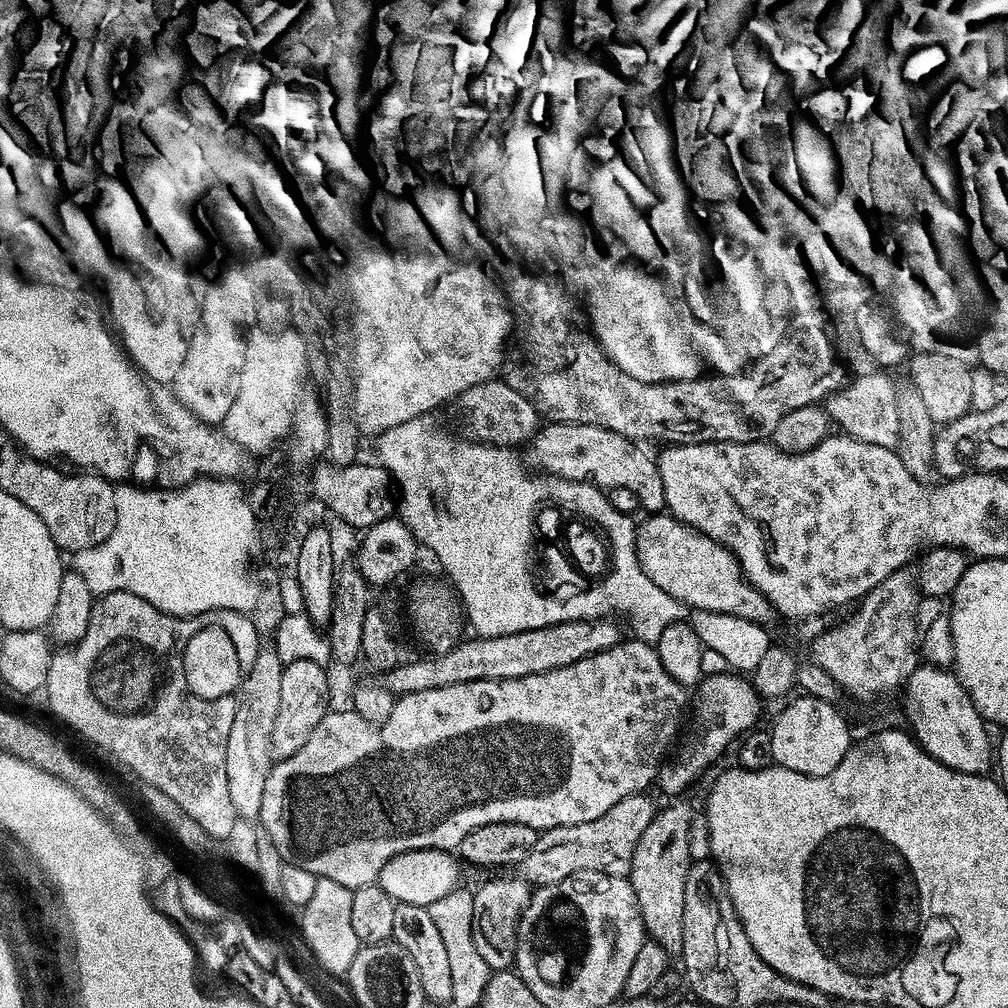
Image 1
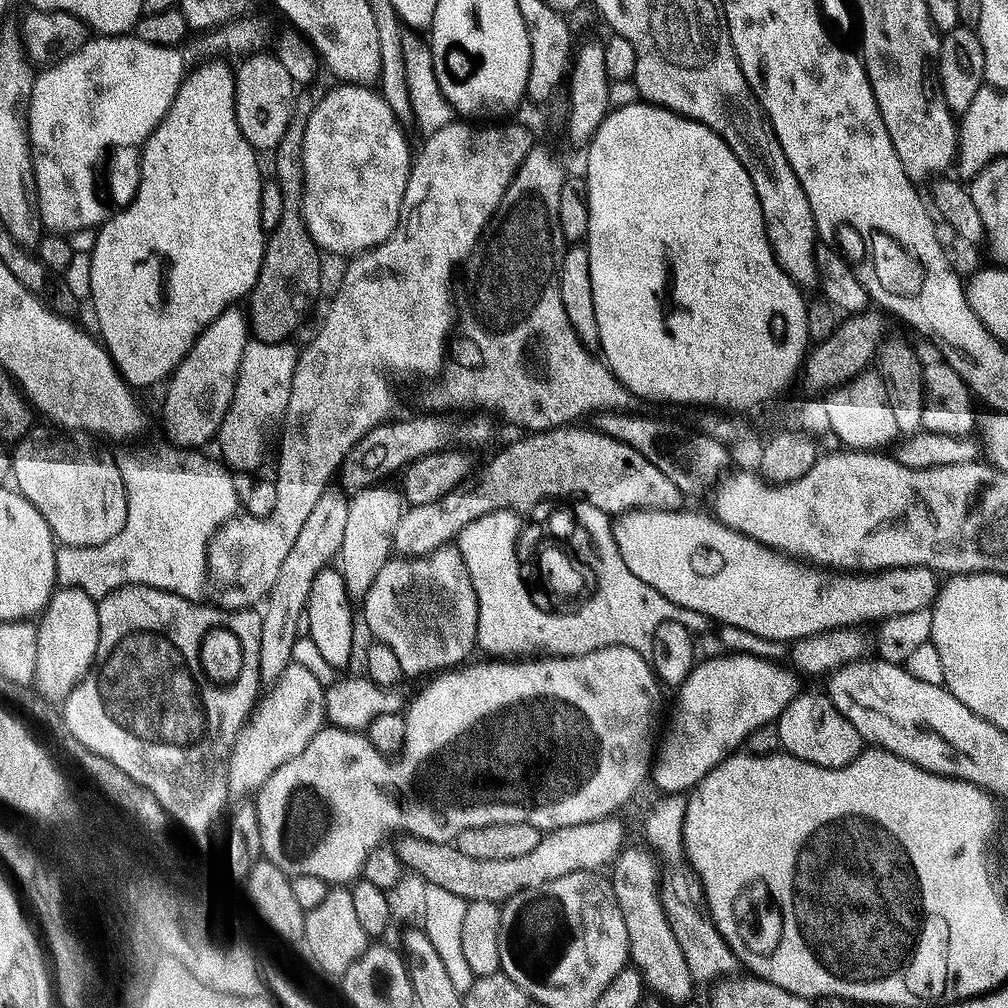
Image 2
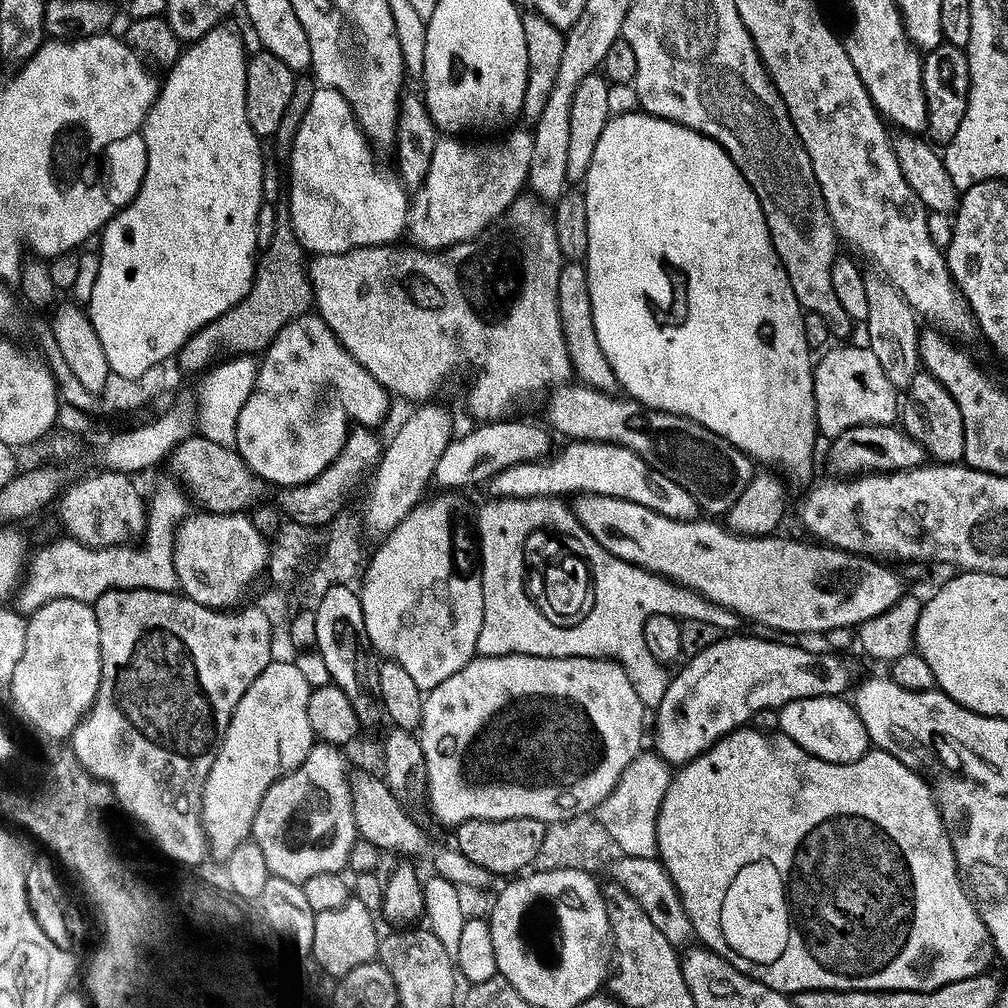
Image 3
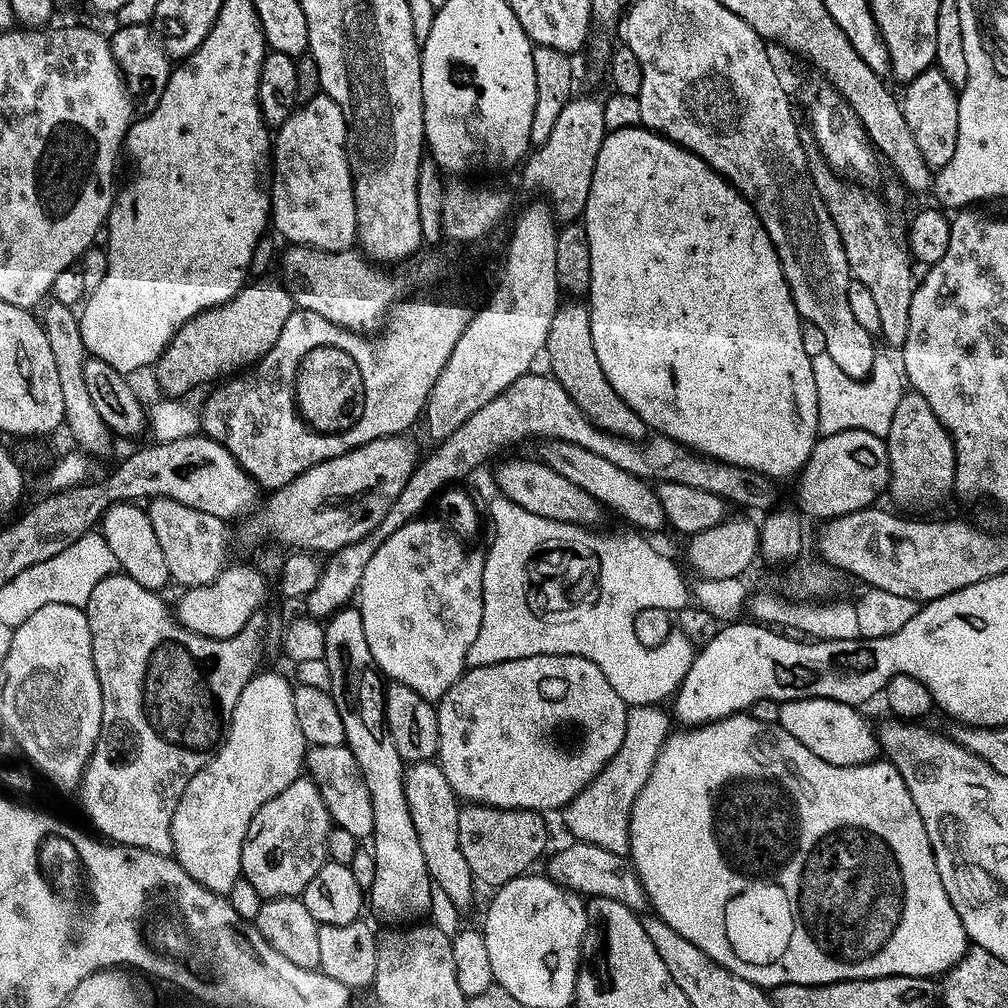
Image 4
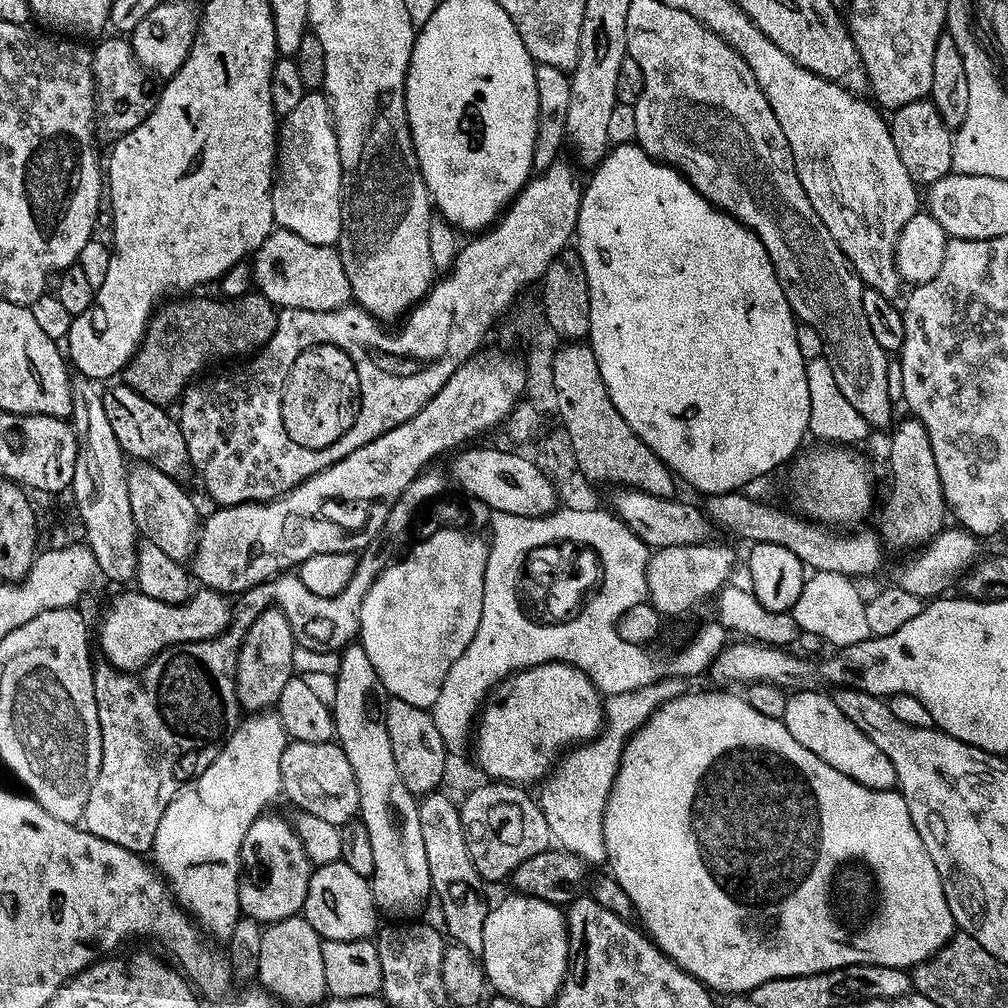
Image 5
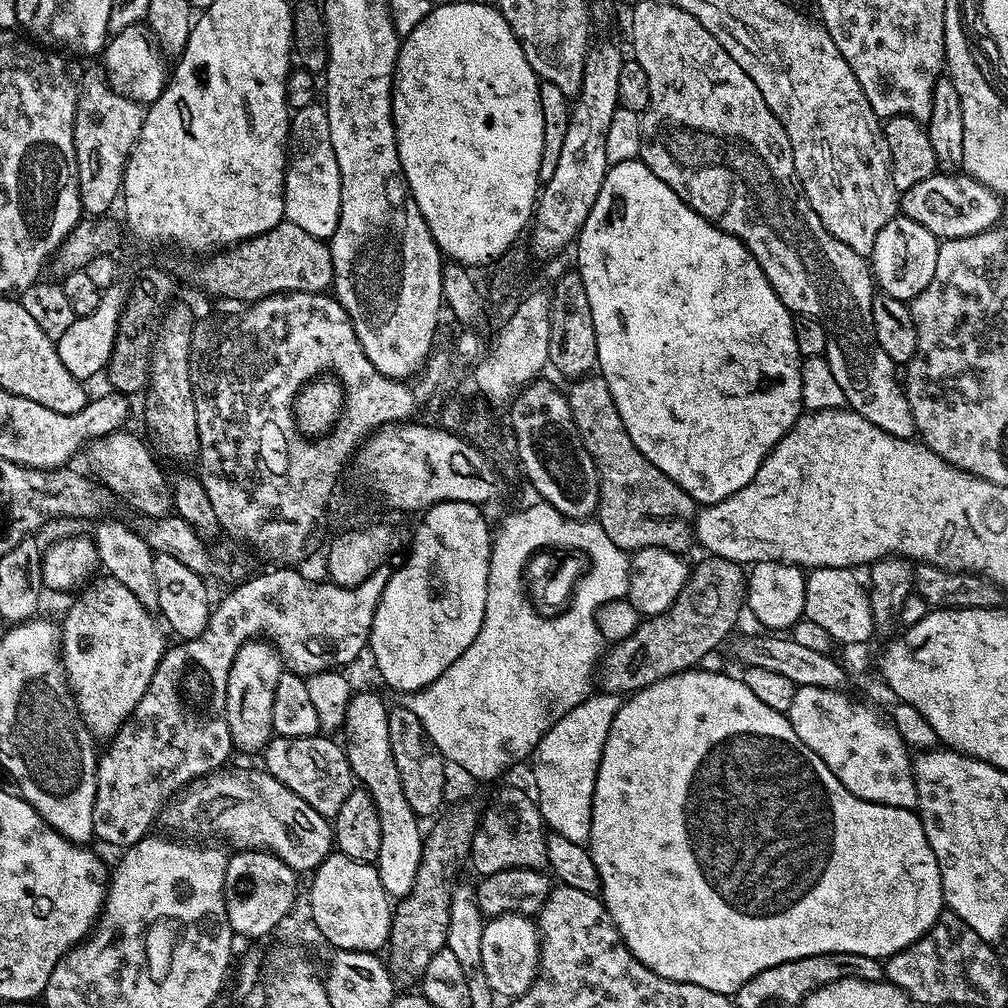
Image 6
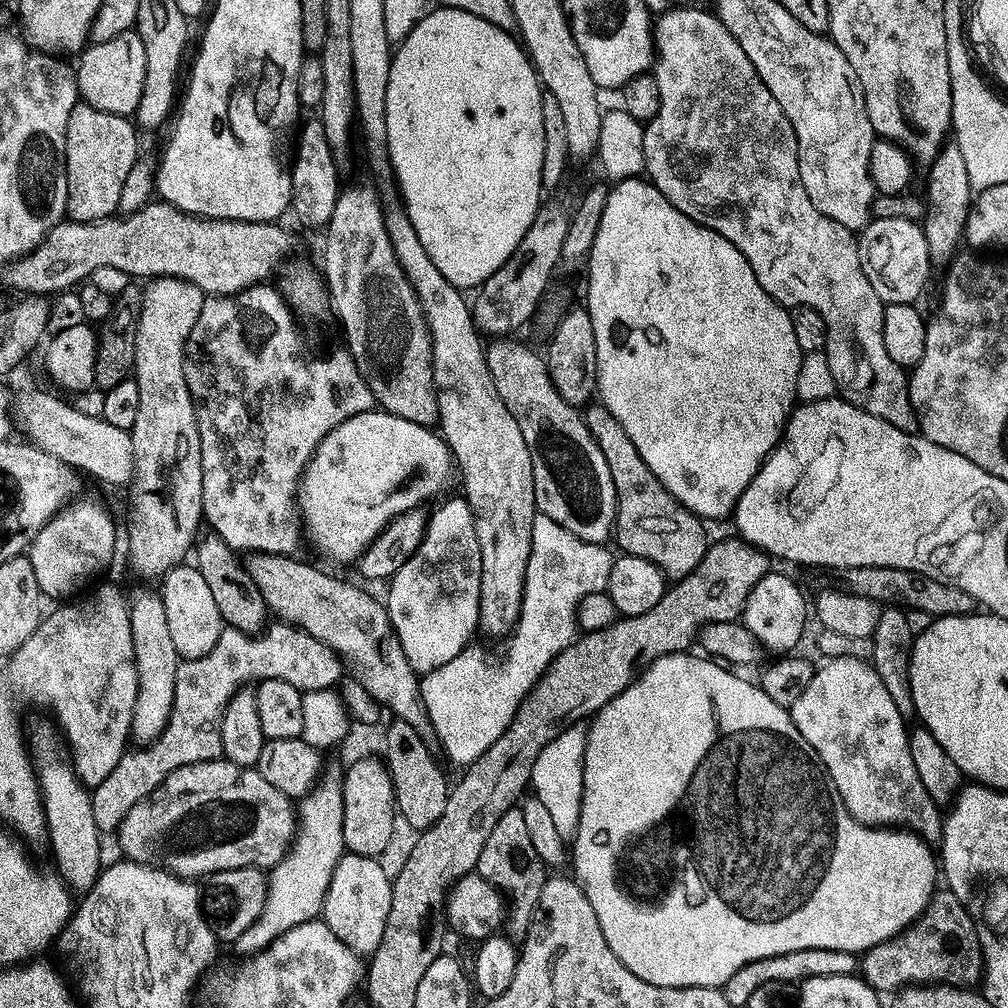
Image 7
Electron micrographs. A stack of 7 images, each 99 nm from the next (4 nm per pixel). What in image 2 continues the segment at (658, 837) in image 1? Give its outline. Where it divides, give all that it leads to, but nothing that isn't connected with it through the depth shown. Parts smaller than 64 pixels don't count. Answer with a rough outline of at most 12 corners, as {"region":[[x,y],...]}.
{"region":[[625,847],[610,883],[645,985],[669,1005],[694,981],[660,901],[647,847]]}

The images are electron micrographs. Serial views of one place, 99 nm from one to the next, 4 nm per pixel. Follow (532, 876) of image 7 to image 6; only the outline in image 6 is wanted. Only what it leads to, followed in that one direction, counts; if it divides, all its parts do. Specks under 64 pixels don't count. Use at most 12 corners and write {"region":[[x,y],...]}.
{"region":[[504,788],[480,812],[470,856],[485,873],[543,869],[537,801]]}

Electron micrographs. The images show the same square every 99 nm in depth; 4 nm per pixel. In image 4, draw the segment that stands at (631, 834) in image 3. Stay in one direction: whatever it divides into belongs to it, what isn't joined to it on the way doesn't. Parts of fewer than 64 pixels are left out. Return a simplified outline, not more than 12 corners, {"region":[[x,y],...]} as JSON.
{"region":[[633,706],[622,746],[562,811],[577,841],[625,857],[633,804],[671,715]]}

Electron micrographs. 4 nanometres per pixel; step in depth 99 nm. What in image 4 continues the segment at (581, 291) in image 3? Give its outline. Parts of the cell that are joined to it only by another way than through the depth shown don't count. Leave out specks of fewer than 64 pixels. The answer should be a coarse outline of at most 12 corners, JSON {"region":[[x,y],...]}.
{"region":[[561,303],[550,375],[592,419],[640,442],[644,420],[598,362],[587,303]]}

